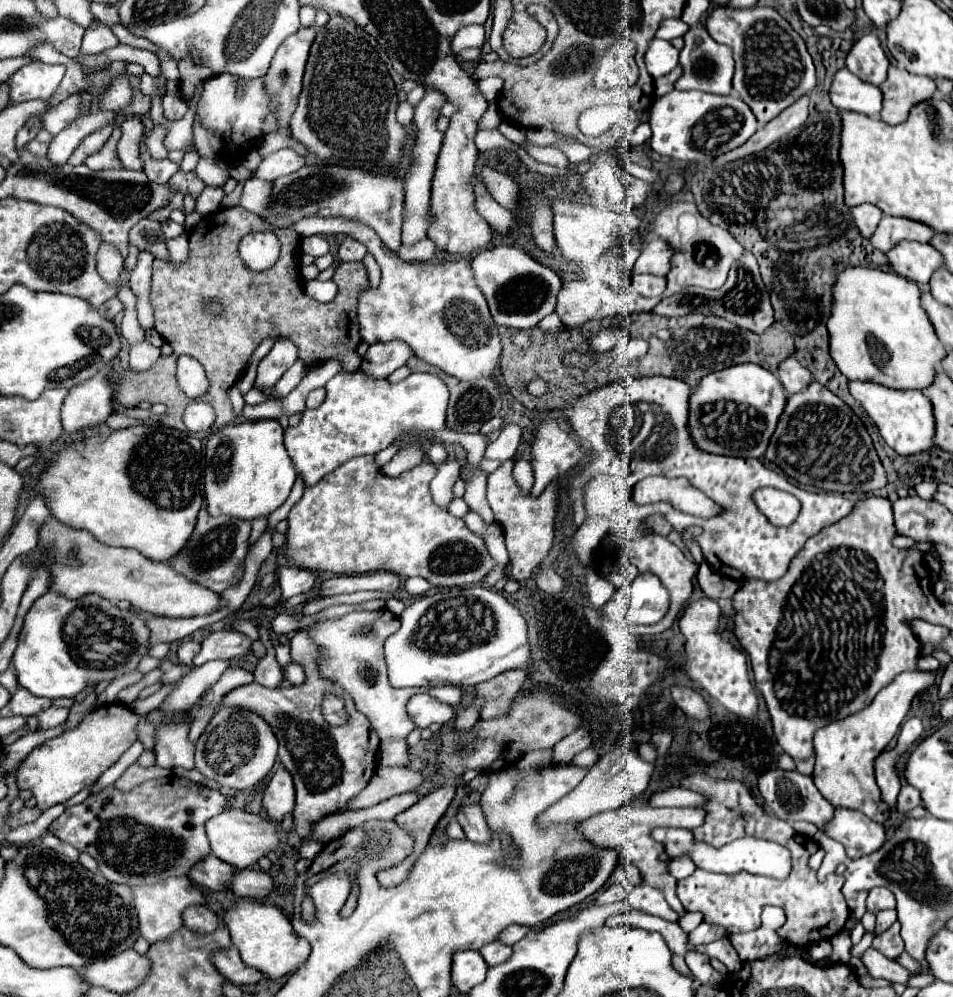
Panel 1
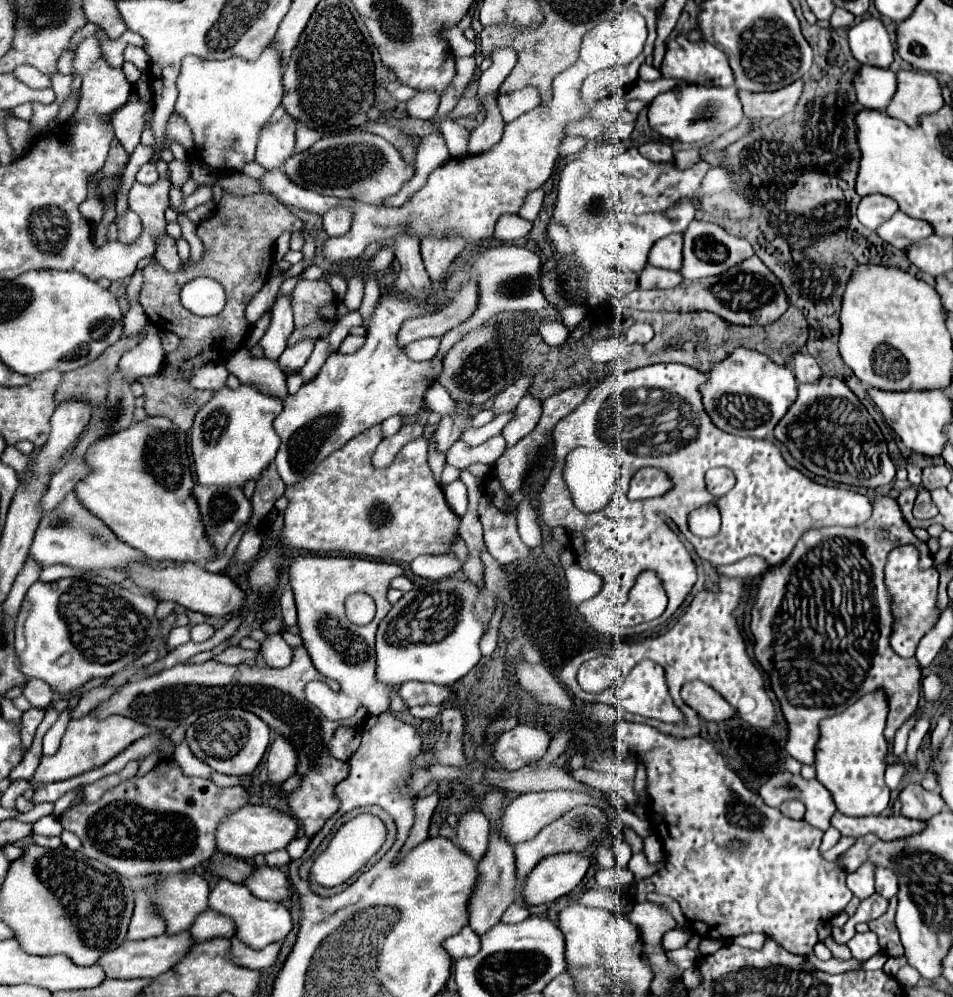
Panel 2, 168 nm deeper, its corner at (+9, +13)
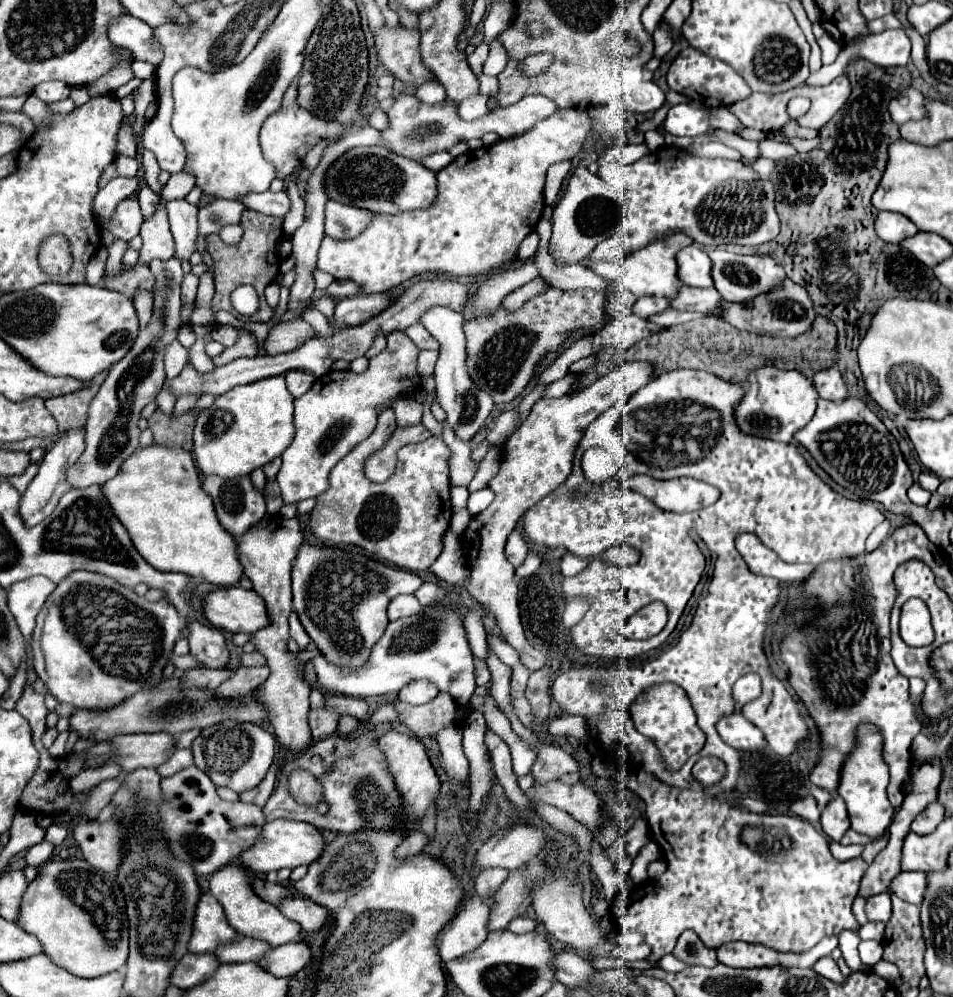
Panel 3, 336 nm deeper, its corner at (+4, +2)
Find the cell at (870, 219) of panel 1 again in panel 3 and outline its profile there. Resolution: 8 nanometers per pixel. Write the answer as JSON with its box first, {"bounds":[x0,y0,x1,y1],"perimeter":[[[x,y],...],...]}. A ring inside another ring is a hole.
{"bounds":[875,211,919,243],"perimeter":[[[879,211],[875,227],[877,235],[881,235],[881,239],[887,243],[901,243],[903,239],[919,233],[917,225],[911,219],[893,211]]]}

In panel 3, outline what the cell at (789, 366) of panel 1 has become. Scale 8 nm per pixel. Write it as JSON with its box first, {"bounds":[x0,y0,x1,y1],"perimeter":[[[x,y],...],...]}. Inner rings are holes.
{"bounds":[813,367,849,401],"perimeter":[[[829,367],[825,371],[819,371],[815,377],[813,377],[813,383],[819,391],[819,395],[823,399],[831,399],[831,401],[843,401],[849,397],[847,393],[847,385],[843,383],[843,375],[839,369],[835,367]]]}

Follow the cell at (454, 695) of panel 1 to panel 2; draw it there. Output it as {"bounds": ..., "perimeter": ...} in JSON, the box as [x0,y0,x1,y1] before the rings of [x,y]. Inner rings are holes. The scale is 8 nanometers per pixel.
{"bounds":[290,556,404,720],"perimeter":[[[298,556],[290,564],[290,586],[296,596],[297,626],[304,648],[308,650],[314,668],[340,684],[340,692],[318,698],[318,708],[328,720],[350,718],[358,706],[378,716],[390,708],[392,688],[376,678],[376,648],[374,634],[378,622],[390,612],[392,604],[386,600],[388,584],[404,570],[394,562],[362,560],[362,558],[334,558],[334,556]],[[354,594],[370,594],[376,602],[376,618],[368,626],[354,626],[344,616],[344,600]]]}

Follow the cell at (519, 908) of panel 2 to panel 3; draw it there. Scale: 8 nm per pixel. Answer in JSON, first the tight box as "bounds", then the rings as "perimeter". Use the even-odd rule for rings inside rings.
{"bounds":[507,917,537,935],"perimeter":[[[517,917],[517,919],[513,919],[513,923],[509,923],[507,929],[509,929],[511,933],[525,935],[525,933],[535,931],[535,927],[537,927],[537,921],[535,921],[535,919],[531,919],[531,917]]]}

